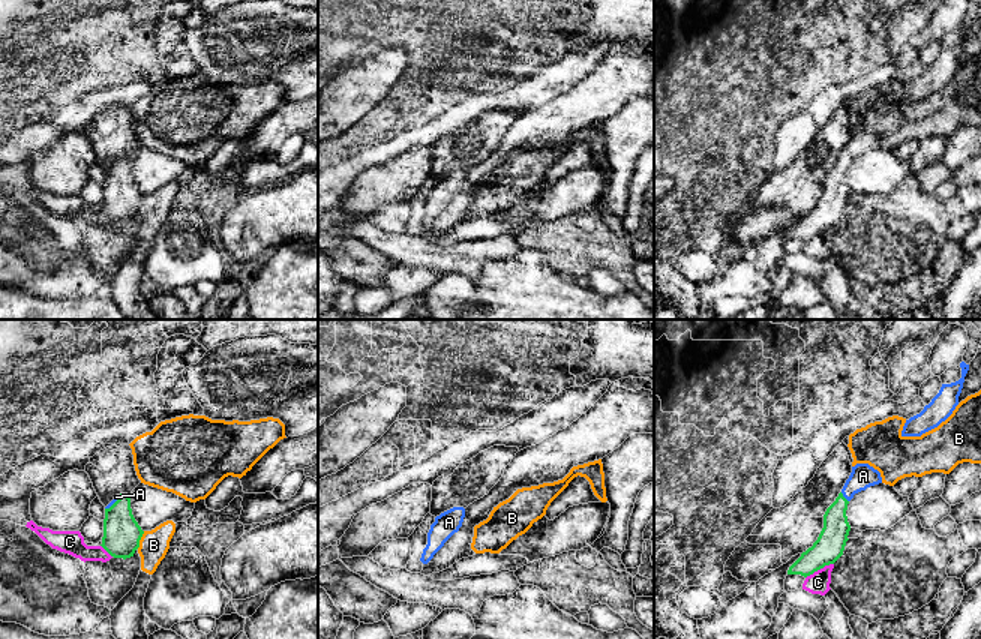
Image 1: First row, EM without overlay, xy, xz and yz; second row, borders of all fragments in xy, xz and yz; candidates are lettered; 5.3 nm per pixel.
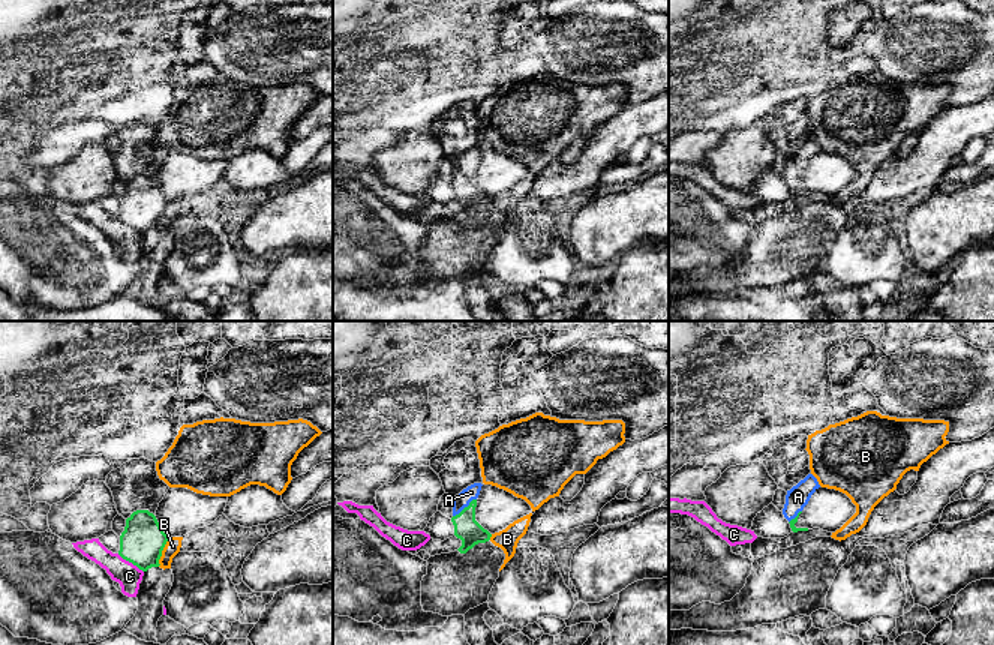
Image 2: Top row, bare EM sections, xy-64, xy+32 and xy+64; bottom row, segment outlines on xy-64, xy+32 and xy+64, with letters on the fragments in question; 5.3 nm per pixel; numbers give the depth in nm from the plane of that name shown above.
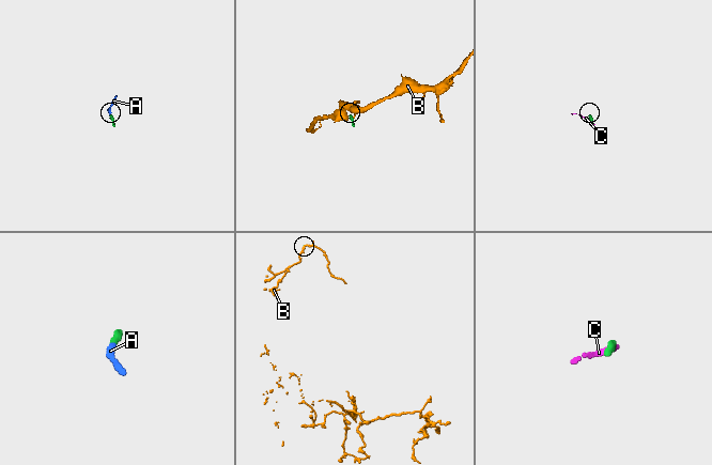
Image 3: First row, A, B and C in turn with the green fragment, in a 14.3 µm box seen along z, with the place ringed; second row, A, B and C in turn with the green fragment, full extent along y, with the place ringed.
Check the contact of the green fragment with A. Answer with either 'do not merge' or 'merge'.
merge

